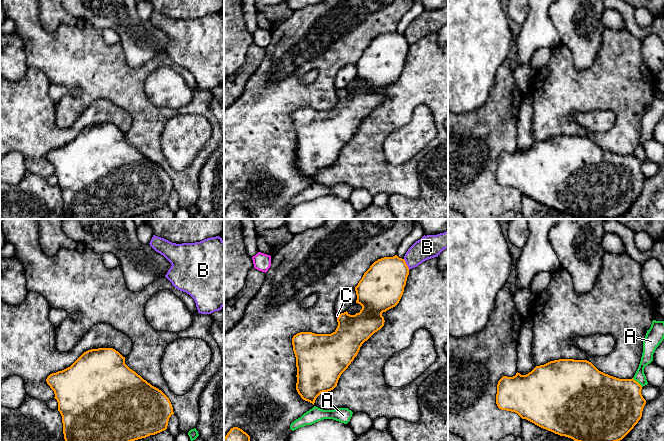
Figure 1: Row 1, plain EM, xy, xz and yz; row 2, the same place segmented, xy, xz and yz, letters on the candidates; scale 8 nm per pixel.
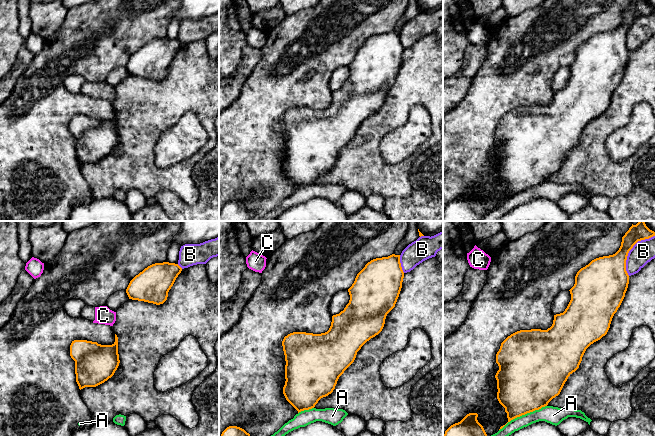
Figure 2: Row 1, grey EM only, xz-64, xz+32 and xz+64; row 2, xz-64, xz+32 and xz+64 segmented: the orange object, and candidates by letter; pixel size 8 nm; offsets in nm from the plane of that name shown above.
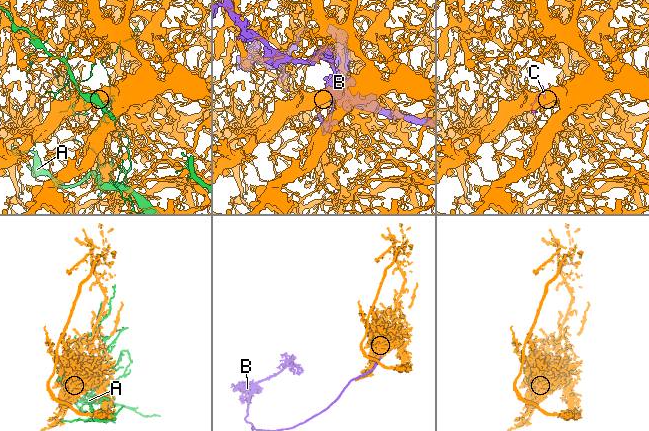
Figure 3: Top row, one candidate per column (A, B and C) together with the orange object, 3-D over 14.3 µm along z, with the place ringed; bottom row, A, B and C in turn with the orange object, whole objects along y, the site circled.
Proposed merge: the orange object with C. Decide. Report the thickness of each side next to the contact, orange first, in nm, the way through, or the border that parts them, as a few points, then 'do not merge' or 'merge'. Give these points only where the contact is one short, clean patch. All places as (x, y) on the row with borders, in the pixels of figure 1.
280 nm thick on the orange side, 30 nm on the other; runs through xz (341, 347), (339, 316), (337, 315); merge

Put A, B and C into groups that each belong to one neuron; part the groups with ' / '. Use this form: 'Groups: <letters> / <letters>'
Groups: A / B / C

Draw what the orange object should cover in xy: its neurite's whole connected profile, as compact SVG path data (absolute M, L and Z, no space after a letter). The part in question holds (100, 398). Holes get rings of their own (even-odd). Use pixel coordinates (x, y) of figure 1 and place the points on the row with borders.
M98 348L84 352L70 367L50 374L46 382L54 391L54 398L58 402L58 411L62 416L65 441L135 441L166 430L169 418L174 414L169 398L161 390L152 386L135 371L130 369L125 364L125 357L113 348Z

